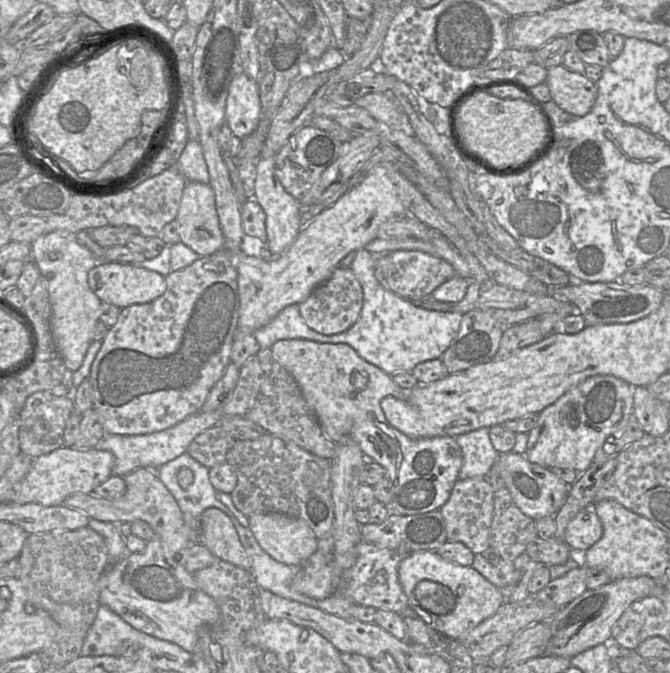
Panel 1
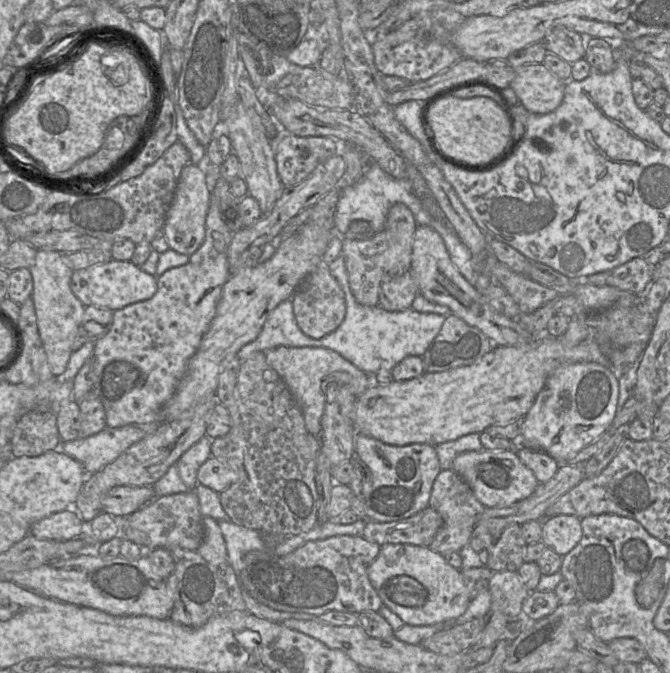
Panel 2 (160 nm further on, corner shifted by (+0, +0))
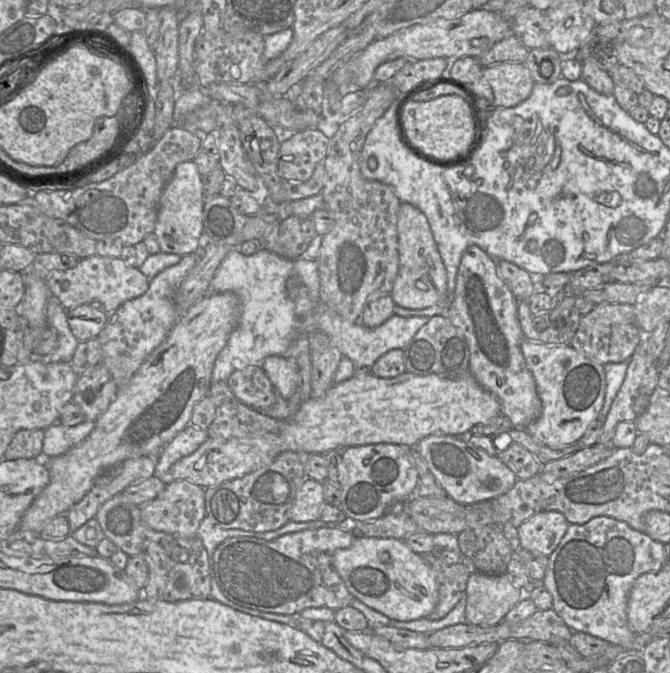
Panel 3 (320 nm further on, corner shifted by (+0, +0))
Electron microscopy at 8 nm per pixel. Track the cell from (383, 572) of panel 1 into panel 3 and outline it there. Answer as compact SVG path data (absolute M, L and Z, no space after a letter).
M317 528L317 529L307 529L301 530L298 532L288 533L283 536L280 536L274 540L266 541L262 539L257 539L253 537L233 537L224 540L219 546L215 549L213 554L210 557L210 566L211 566L211 576L212 579L216 582L218 587L221 589L222 593L232 602L253 610L258 610L261 612L275 613L281 615L292 615L299 614L301 611L307 608L313 607L325 607L332 609L334 611L348 607L350 602L355 598L347 589L344 581L339 576L338 572L333 566L333 554L337 549L349 548L356 536L352 532L344 532L339 529L334 528Z

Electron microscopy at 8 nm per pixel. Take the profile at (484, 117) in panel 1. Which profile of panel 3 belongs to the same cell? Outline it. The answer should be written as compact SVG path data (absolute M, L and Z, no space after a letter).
M435 95L425 101L409 101L396 109L396 120L408 144L439 159L456 159L459 163L471 155L478 142L476 111L460 95Z

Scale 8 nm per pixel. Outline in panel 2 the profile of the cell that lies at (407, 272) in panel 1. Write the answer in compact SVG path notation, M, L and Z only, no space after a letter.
M407 271L381 286L377 305L386 311L401 311L410 308L417 295L418 285L411 272Z

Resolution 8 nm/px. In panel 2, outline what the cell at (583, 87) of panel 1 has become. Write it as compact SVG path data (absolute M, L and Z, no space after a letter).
M540 63L515 68L515 77L509 87L530 113L549 114L561 105L565 86L565 81Z

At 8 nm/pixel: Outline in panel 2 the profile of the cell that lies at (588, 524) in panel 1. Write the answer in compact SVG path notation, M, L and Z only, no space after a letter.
M559 514L540 521L541 542L560 556L568 554L582 538L581 519L576 516Z

